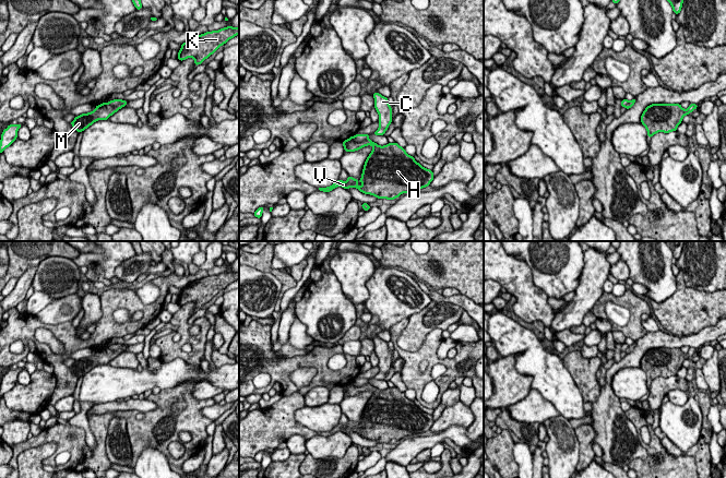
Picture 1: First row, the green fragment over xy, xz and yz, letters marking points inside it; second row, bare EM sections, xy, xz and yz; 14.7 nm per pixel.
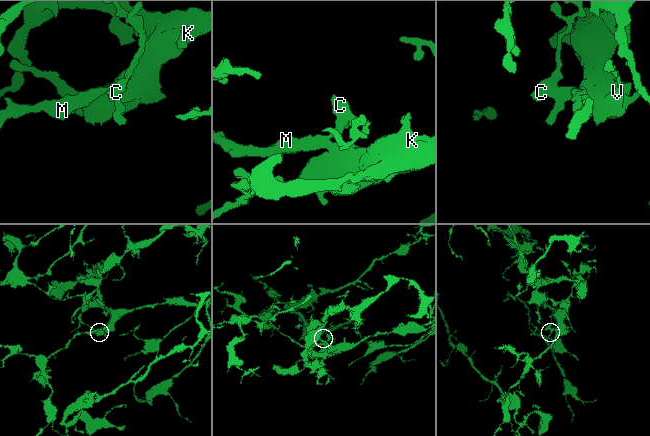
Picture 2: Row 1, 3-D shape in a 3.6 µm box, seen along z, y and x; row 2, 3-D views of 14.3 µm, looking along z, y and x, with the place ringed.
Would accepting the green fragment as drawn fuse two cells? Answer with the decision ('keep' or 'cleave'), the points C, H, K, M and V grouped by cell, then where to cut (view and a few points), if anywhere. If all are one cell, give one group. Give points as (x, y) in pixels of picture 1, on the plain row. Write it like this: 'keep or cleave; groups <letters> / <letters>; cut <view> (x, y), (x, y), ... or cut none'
cleave; groups C / H K M V; cut xz (368, 382), (361, 385), (353, 384)

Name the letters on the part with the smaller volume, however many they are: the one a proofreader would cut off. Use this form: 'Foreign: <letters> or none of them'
Foreign: H, K, M, V

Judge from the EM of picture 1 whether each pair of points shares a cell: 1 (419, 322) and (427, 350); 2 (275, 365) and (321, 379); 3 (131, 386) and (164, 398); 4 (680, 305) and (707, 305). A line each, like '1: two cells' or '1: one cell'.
1: two cells
2: one cell
3: two cells
4: one cell

